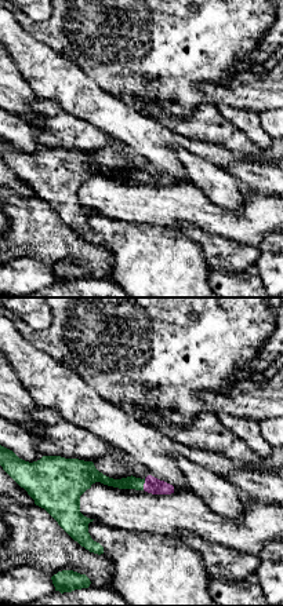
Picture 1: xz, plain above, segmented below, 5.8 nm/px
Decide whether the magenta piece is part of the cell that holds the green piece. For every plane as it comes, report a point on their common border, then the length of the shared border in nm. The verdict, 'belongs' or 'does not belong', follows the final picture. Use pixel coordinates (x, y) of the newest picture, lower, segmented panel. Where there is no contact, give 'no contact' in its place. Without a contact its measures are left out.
meets green at (144, 482); contact 70 nm long

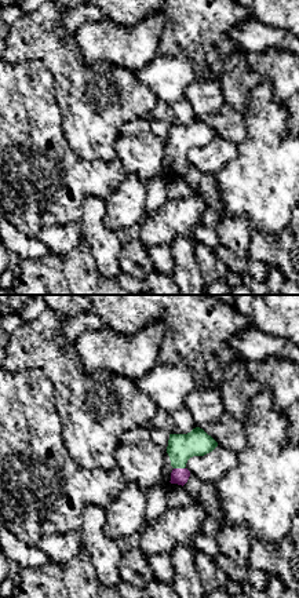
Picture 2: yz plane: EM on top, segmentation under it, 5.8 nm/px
meets green at (179, 467); contact 60 nm long

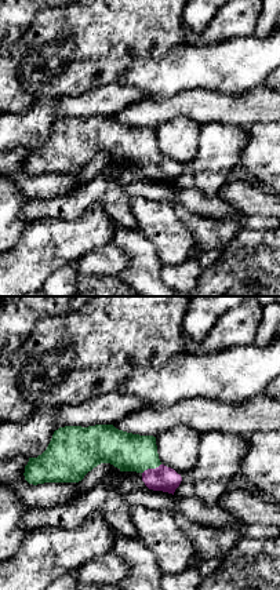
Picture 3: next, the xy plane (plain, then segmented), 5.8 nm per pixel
meets green at (151, 468); contact 130 nm long

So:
belongs

